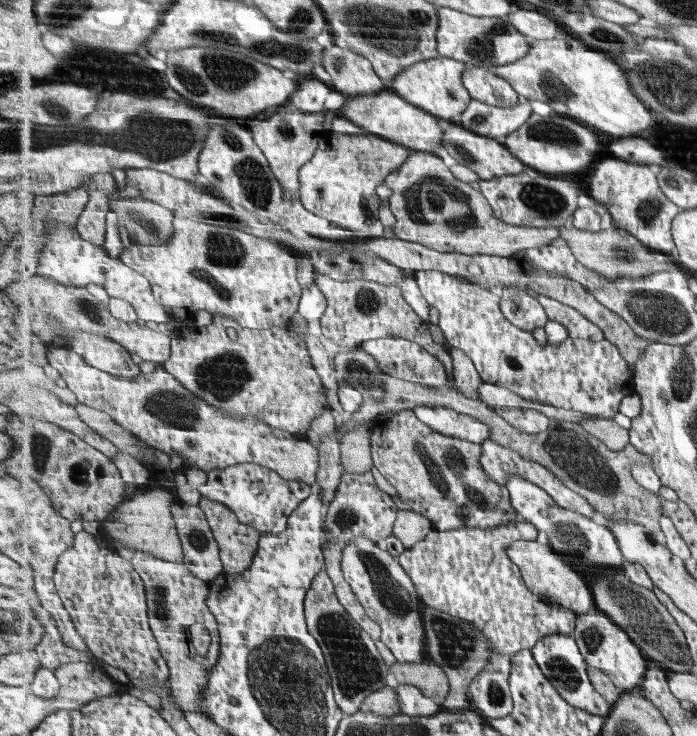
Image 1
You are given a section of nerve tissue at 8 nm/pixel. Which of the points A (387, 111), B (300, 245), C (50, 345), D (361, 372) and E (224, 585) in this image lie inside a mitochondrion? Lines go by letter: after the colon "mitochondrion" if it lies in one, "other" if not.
A: other
B: other
C: other
D: mitochondrion
E: other

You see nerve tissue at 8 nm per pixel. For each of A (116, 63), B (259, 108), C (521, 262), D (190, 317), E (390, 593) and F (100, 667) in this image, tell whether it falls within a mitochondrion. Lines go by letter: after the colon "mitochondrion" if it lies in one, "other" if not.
A: other
B: other
C: other
D: other
E: mitochondrion
F: other

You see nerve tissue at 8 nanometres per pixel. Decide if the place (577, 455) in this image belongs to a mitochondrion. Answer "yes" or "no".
yes

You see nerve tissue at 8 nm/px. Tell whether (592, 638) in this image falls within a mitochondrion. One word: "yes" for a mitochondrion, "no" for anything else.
yes

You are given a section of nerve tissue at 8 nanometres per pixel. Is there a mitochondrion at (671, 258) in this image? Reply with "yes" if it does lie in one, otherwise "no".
no

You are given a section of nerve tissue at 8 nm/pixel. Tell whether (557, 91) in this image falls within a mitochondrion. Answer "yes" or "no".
yes

